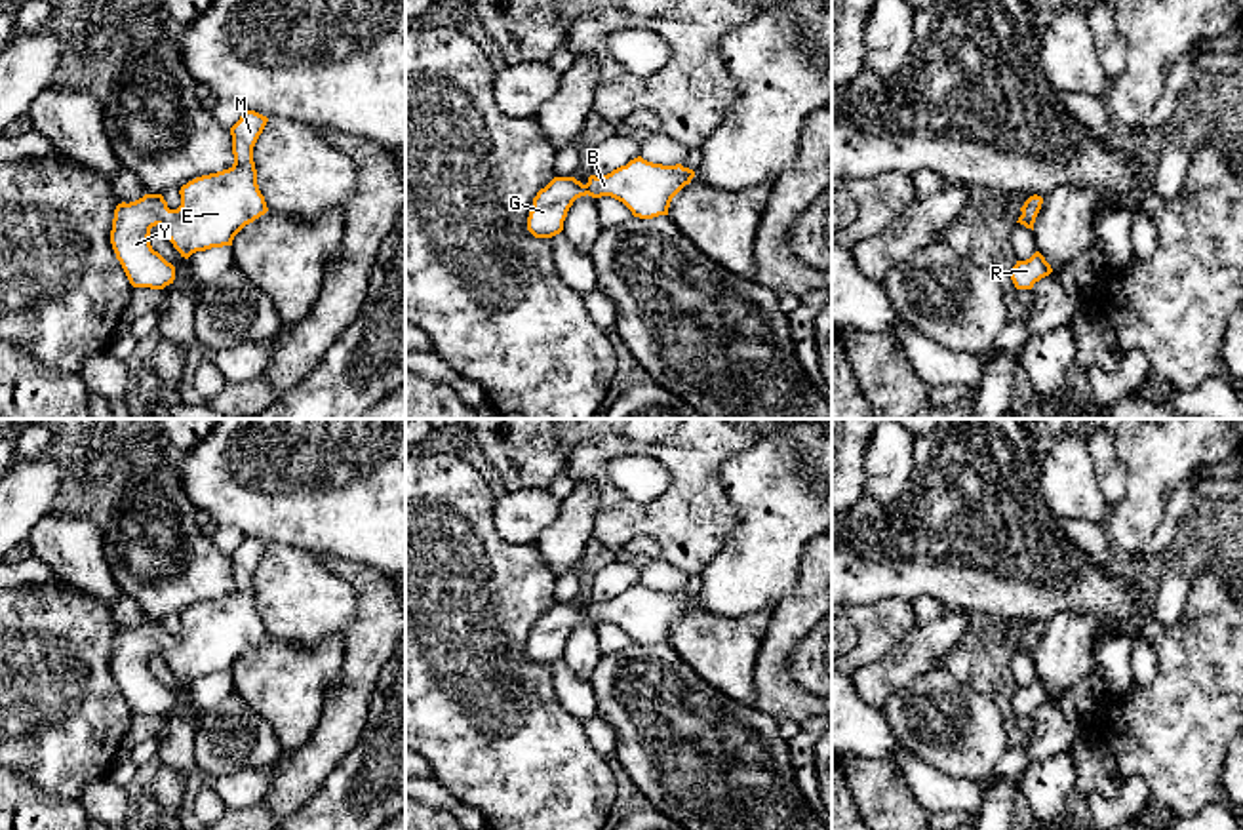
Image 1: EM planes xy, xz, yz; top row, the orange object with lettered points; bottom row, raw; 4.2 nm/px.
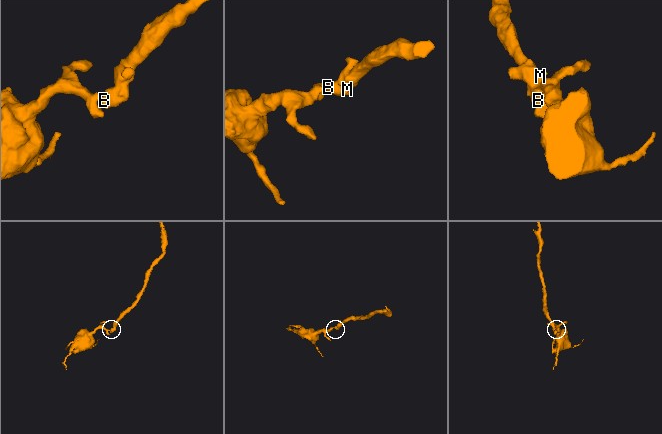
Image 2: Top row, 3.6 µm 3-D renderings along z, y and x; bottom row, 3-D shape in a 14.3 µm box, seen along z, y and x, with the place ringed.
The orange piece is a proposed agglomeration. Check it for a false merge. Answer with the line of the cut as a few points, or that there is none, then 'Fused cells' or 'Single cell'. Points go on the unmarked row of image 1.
No split. Single cell

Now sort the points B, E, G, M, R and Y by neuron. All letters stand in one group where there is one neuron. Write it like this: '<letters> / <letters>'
B E G M R Y

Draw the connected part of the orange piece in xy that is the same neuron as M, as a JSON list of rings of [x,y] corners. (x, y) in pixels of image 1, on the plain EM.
[[[244,537],[230,554],[234,590],[181,613],[181,632],[169,636],[162,621],[145,621],[114,636],[110,670],[133,714],[164,716],[175,693],[150,672],[150,655],[160,651],[181,683],[232,672],[234,662],[268,638],[257,611],[253,573],[268,544]]]

